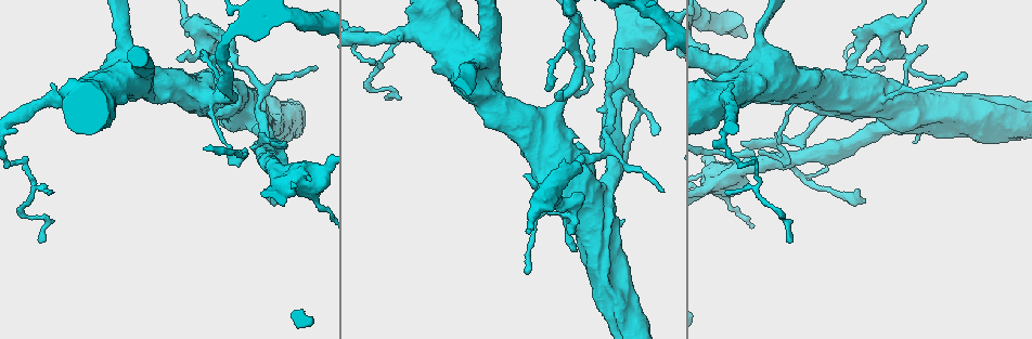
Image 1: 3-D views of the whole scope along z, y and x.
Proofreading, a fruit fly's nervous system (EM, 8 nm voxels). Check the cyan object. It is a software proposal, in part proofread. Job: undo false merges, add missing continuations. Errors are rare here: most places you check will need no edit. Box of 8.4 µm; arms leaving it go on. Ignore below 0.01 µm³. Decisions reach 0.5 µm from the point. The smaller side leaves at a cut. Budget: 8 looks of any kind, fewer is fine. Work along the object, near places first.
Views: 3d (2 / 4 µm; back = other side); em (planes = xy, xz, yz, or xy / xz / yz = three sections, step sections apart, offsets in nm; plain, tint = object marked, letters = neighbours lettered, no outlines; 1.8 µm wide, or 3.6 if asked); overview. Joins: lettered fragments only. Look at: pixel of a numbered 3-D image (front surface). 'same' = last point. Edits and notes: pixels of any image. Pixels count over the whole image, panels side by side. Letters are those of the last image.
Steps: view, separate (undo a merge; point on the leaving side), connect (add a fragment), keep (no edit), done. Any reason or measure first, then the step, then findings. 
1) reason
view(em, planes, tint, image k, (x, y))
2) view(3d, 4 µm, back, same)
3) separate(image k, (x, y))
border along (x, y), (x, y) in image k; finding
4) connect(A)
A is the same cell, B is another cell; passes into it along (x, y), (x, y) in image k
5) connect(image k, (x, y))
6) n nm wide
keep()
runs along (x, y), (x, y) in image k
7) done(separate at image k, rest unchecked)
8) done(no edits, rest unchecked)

thick turns thin
view(3d, 2 µm, image 1, (910, 59))

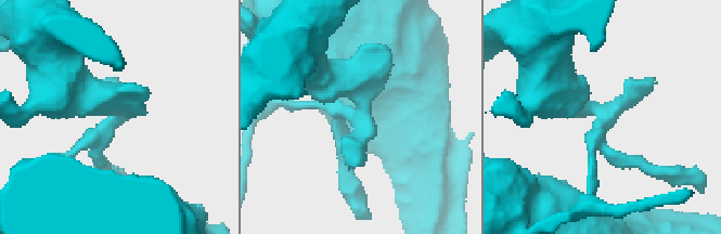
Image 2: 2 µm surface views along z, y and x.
now the EM
view(em, 3.6 µm, planes, tint, image 2, (356, 112))

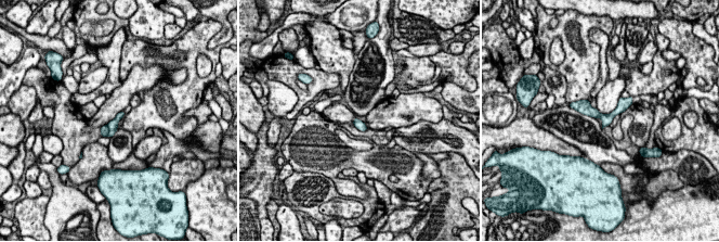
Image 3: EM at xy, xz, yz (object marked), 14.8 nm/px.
view(em, 3.6 µm, planes, letters, same)

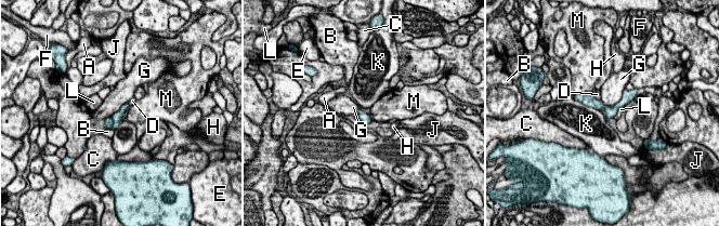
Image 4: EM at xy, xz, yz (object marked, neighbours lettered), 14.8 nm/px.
separate(image 4, (117, 117))
A, B, C, D, E, F, G, H, J, K, L and M are other cells; the part that leaves runs along (630, 93), (614, 108), (580, 98) in image 4; a second neuron is stuck on

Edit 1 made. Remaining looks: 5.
sudden change in width
view(em, 3.6 µm, xz, step 4, tint, image 1, (845, 91))

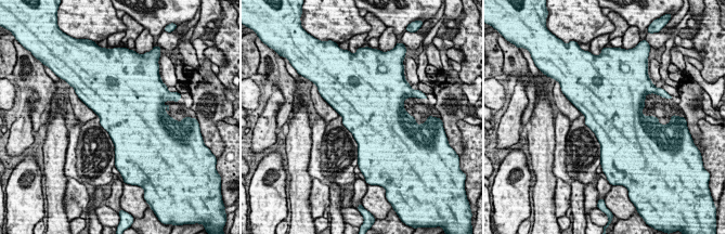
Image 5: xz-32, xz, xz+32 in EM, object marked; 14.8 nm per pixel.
view(em, 3.6 µm, planes, tint, same)

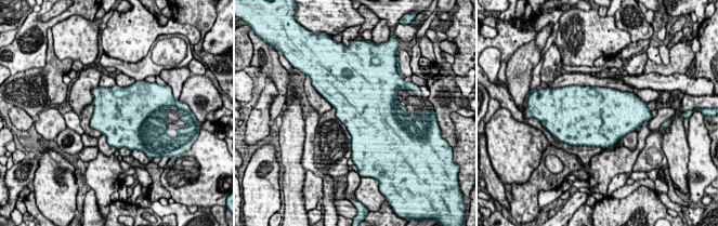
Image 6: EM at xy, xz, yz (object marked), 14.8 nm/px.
view(em, 3.6 µm, planes, letters, same)

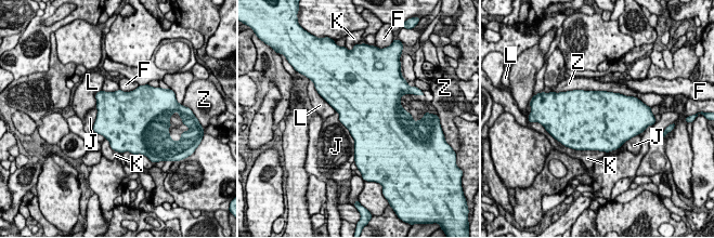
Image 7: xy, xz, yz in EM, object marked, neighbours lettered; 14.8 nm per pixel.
keep()
F, J, K, L and Z are other cells; border along (336, 110), (353, 140), (354, 154) in image 7; one neuron here

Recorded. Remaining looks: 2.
done(separate at image 4, rest unchecked)

